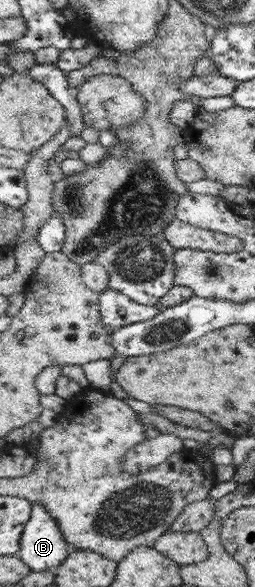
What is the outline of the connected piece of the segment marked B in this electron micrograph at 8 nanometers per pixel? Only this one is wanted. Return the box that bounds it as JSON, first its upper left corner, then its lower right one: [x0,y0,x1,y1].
[18,502,73,571]

